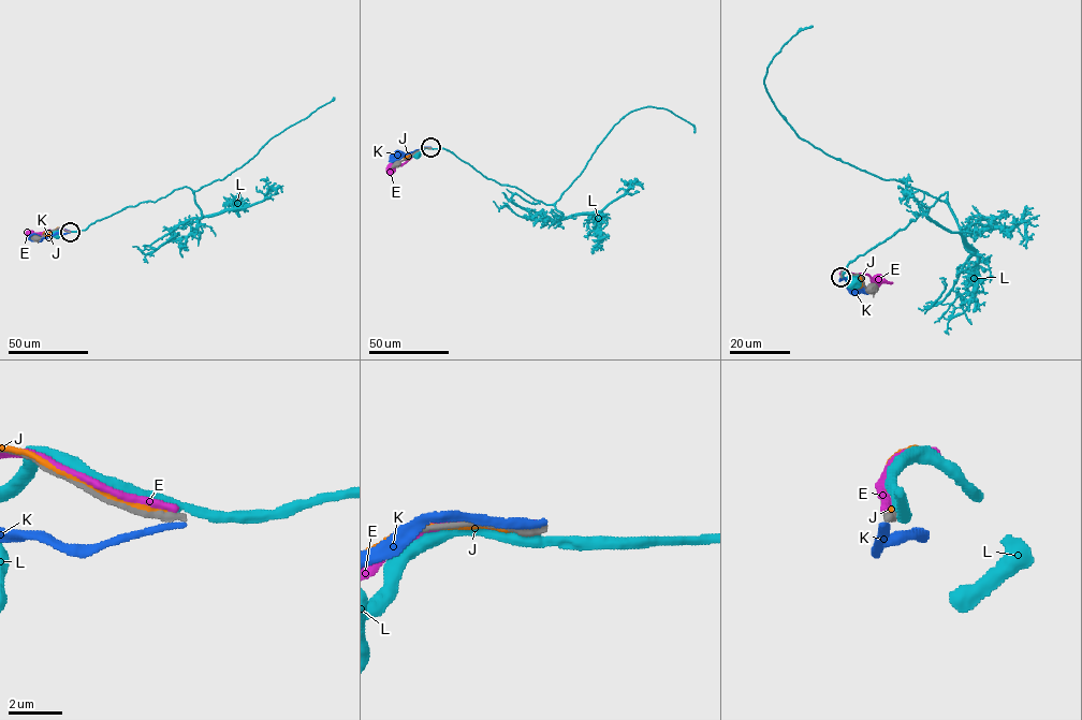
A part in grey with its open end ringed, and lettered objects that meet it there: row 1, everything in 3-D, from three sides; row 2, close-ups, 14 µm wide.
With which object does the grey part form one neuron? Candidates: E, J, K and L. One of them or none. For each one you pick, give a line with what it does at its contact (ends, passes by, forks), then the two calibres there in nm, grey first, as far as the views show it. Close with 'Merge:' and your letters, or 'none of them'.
Merge: none of them

